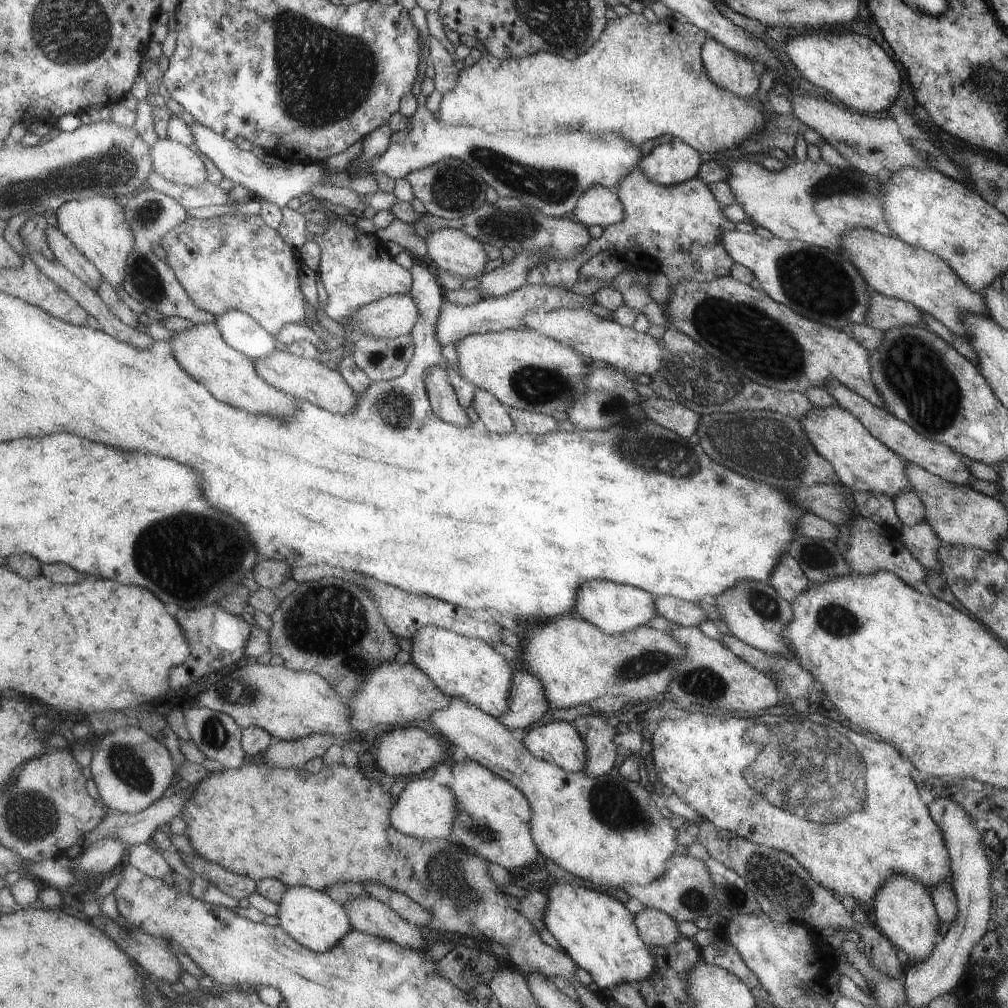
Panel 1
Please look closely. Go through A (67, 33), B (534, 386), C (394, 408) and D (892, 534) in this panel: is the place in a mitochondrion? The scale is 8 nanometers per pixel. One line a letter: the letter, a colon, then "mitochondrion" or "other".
A: mitochondrion
B: mitochondrion
C: mitochondrion
D: other

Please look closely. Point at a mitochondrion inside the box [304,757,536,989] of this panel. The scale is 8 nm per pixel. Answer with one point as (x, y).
(462, 900)

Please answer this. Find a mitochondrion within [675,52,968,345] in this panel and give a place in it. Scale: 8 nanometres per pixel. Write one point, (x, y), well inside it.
(807, 278)

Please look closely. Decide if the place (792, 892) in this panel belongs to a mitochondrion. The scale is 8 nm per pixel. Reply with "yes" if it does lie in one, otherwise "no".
yes

